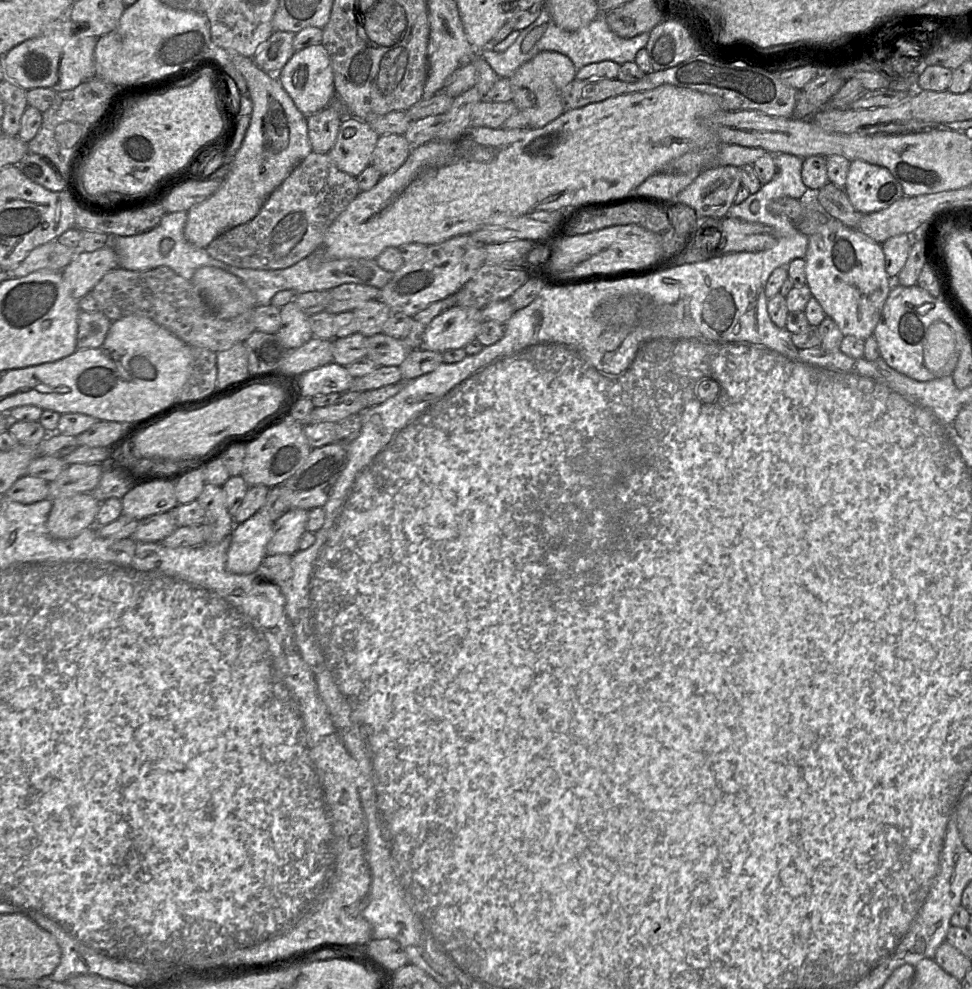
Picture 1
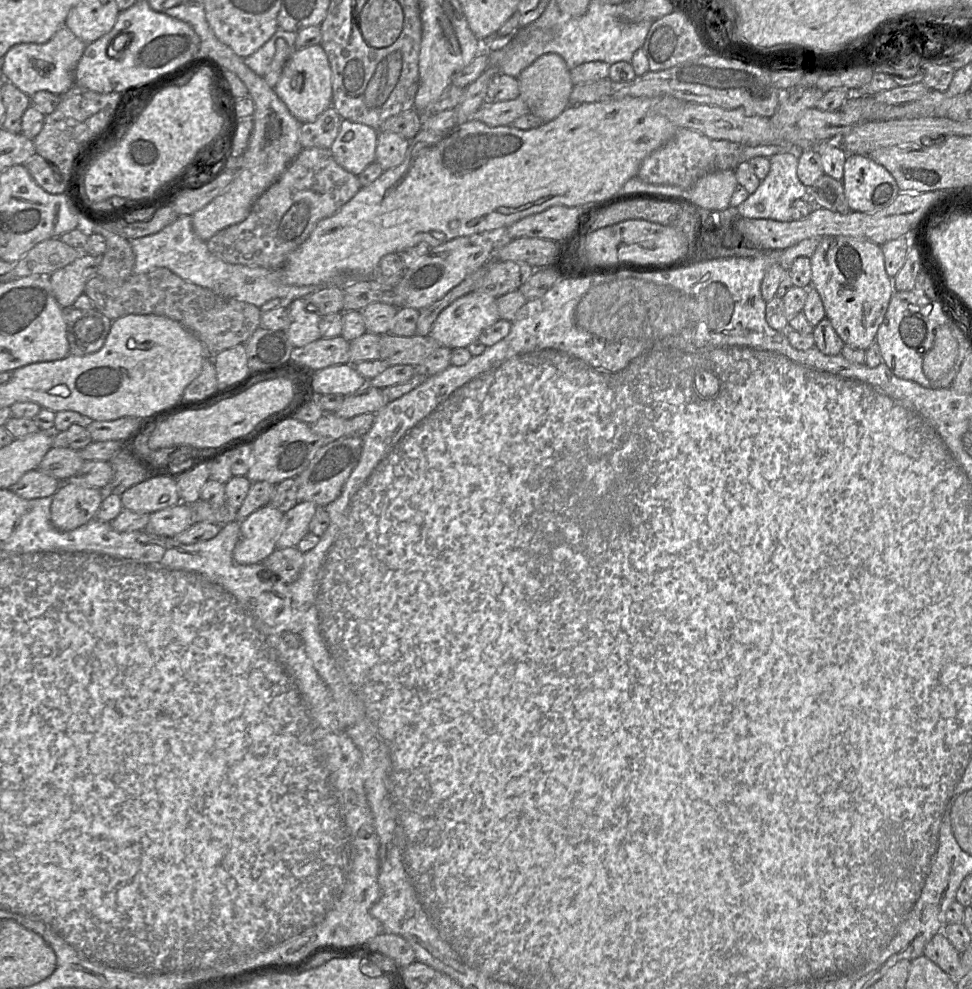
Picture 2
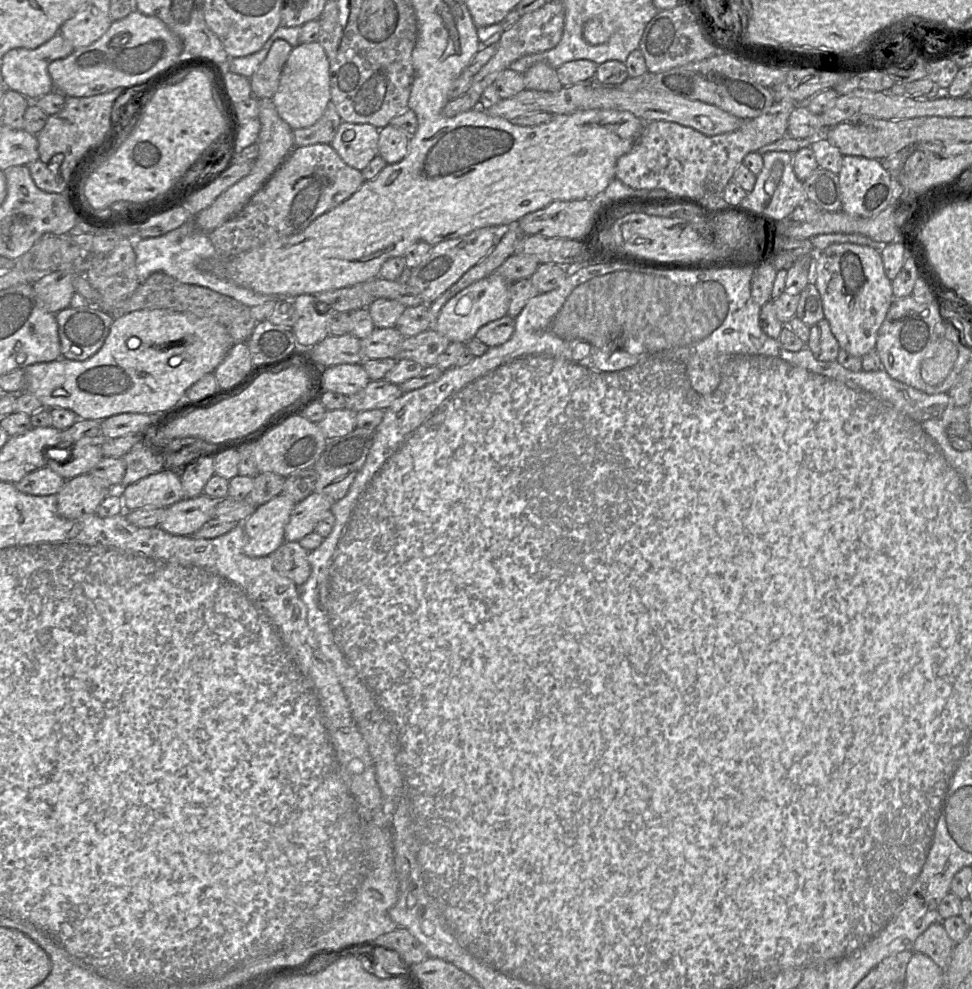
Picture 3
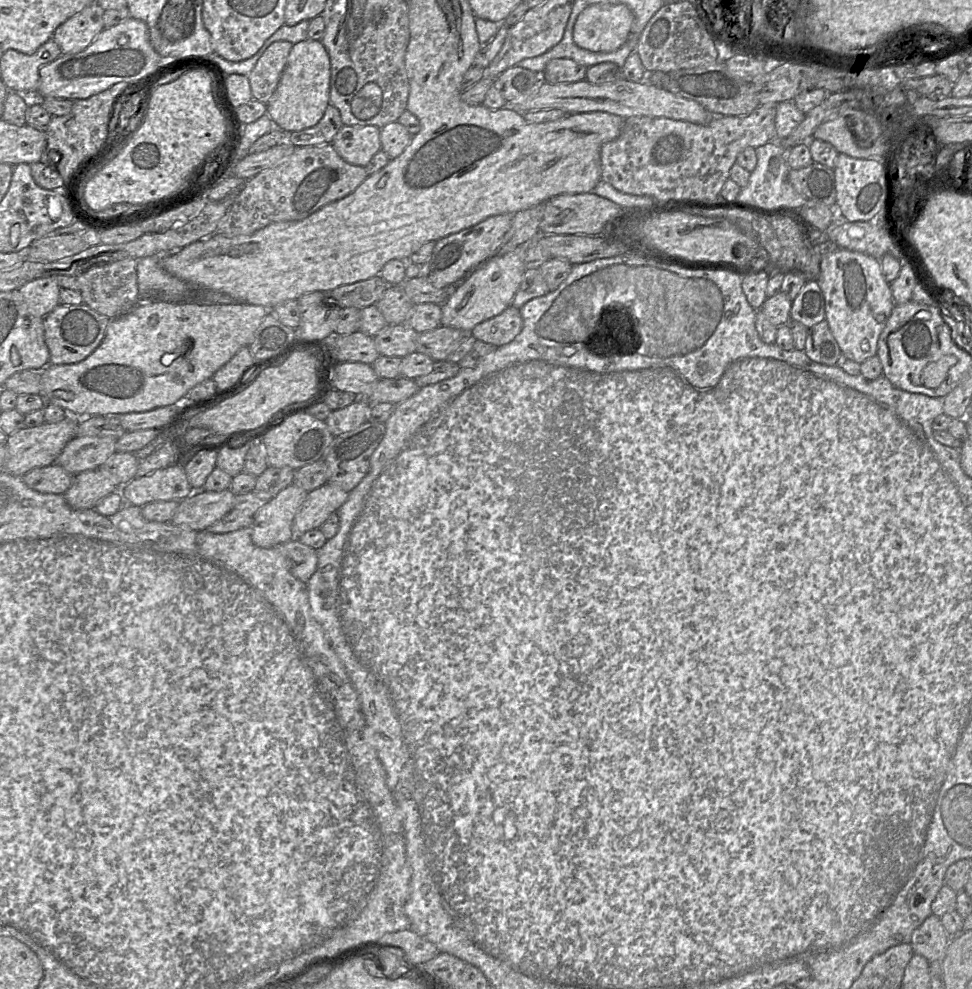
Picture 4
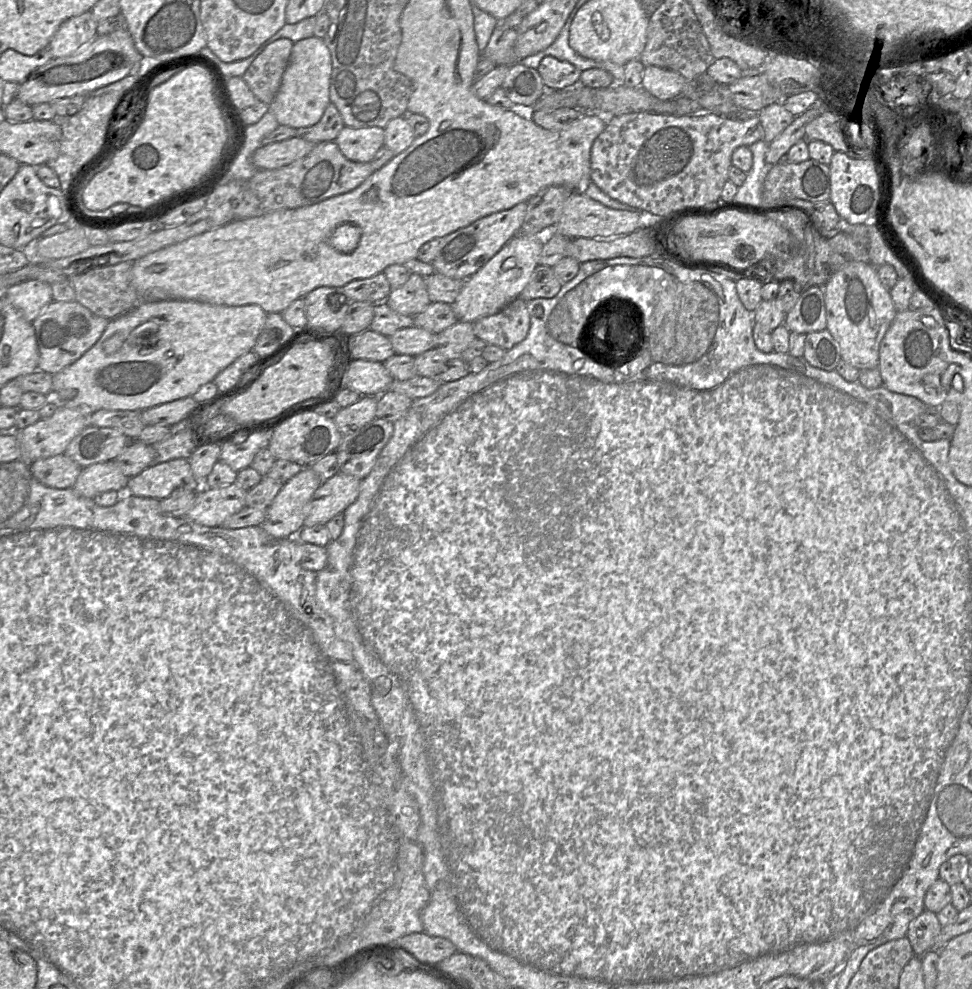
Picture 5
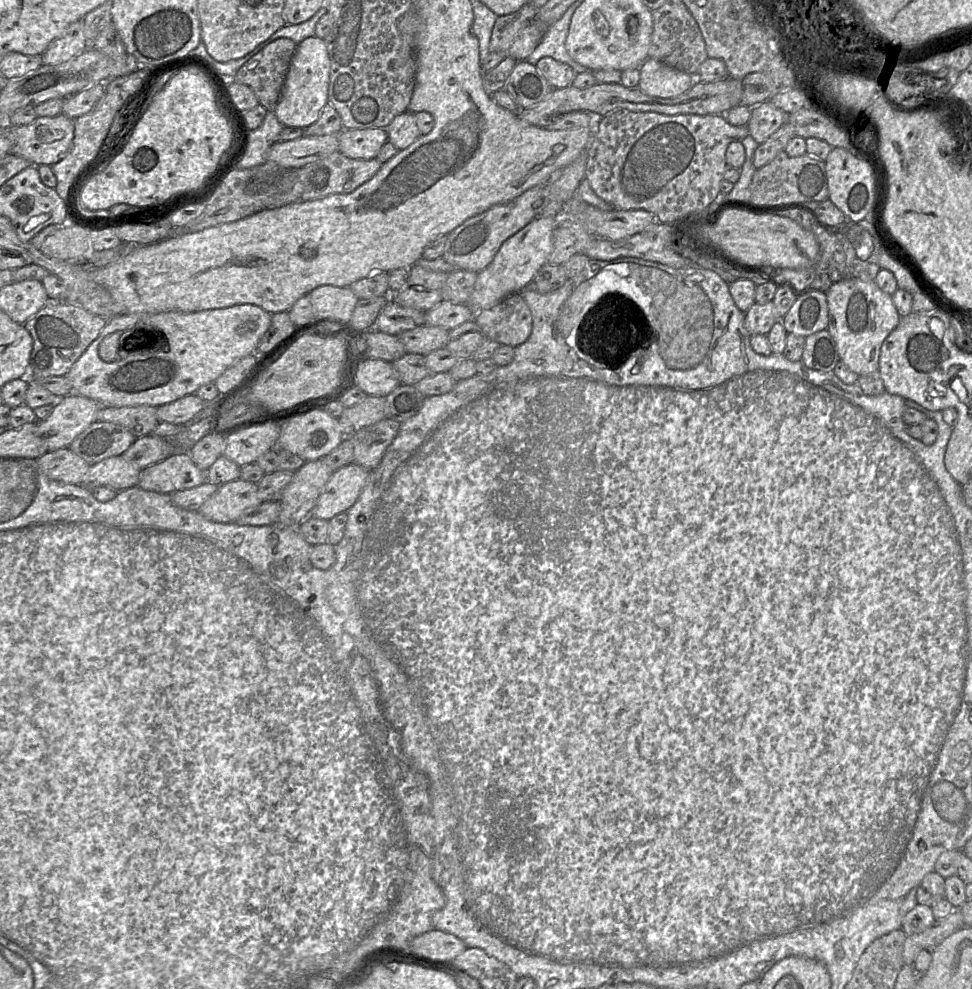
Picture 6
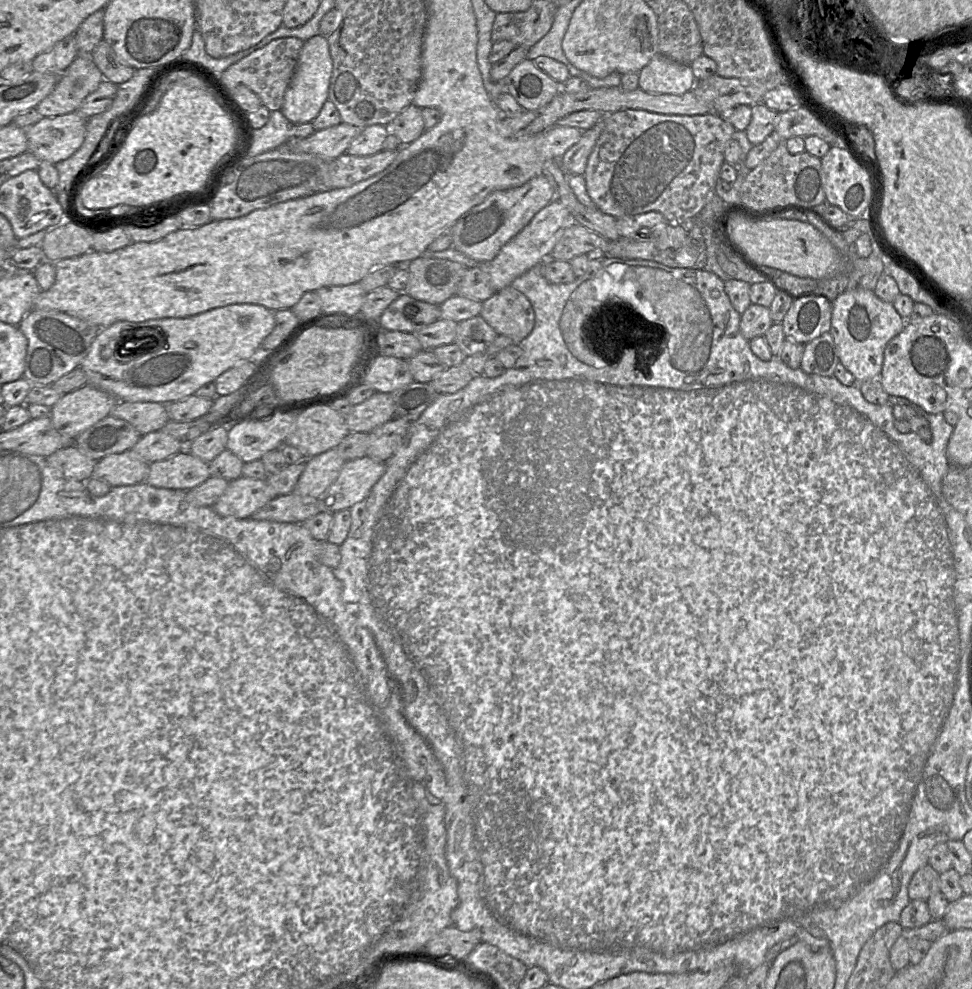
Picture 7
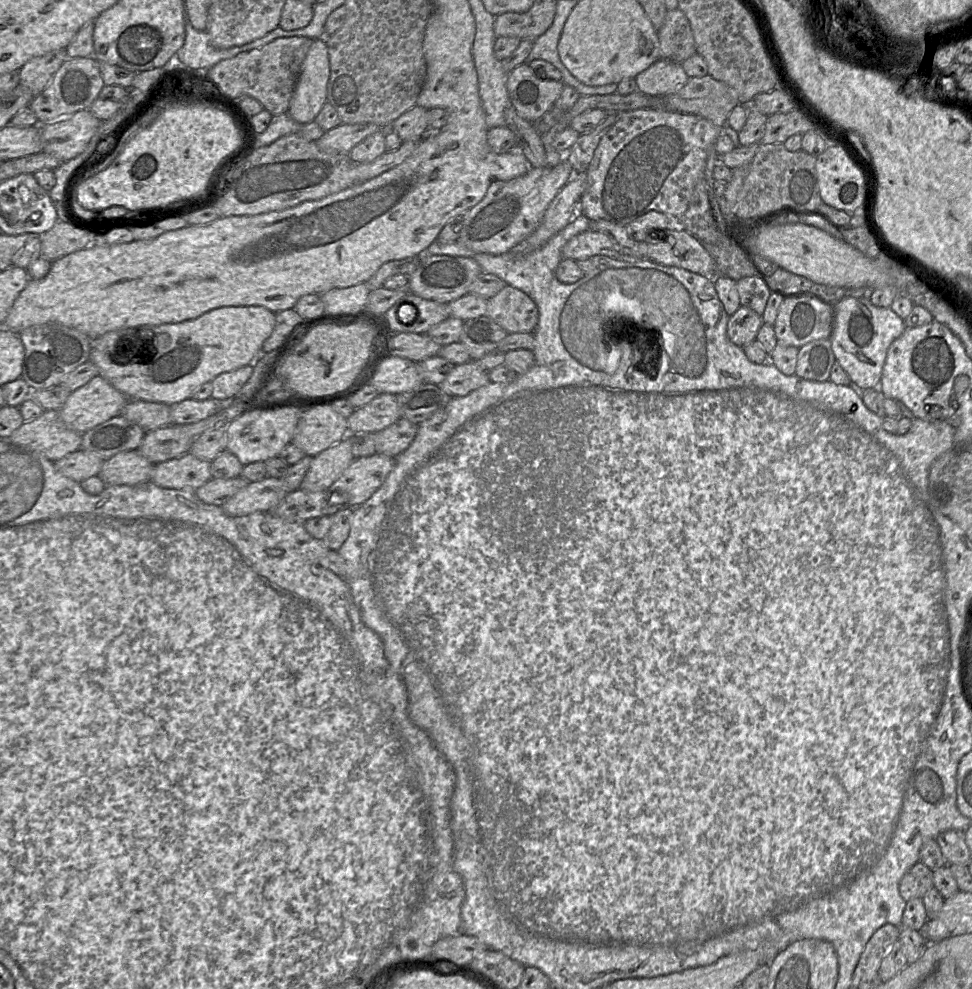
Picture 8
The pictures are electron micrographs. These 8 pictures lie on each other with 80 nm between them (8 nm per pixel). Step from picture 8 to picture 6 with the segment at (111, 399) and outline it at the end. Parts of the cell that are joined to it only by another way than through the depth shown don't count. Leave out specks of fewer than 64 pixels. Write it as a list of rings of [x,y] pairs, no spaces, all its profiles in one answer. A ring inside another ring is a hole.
[[[70,393],[62,398],[56,397],[53,412],[38,422],[37,436],[41,438],[48,452],[67,448],[72,441],[86,428],[97,420],[101,405],[93,399]]]

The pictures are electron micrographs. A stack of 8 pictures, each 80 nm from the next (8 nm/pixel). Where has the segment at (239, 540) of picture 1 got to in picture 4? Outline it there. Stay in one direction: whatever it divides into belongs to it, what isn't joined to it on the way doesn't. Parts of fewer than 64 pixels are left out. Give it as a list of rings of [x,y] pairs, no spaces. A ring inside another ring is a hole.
[[[292,483],[263,505],[253,516],[253,543],[272,548],[293,539],[293,521],[308,493]]]

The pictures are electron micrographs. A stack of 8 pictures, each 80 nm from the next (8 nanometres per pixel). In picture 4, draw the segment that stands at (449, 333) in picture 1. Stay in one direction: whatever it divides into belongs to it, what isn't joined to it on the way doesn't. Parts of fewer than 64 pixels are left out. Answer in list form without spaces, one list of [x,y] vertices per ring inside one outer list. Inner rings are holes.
[[[521,245],[502,256],[492,256],[470,271],[442,304],[441,325],[471,332],[479,323],[501,314],[510,307],[527,271],[524,263],[527,248],[528,245]]]

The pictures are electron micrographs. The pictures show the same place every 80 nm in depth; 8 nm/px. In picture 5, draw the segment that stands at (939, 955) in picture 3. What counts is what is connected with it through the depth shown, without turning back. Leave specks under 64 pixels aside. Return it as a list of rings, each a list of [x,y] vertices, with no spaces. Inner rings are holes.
[[[925,909],[908,926],[907,937],[916,956],[922,956],[933,949],[935,939],[940,934],[942,926],[936,913]]]

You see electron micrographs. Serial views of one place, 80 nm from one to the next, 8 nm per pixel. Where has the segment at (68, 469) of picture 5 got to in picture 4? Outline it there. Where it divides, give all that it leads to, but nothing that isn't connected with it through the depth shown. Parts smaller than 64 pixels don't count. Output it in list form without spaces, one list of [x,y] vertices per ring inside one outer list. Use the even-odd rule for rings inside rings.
[[[52,463],[34,468],[21,478],[33,490],[41,493],[64,494],[72,484],[74,475],[62,466]]]

